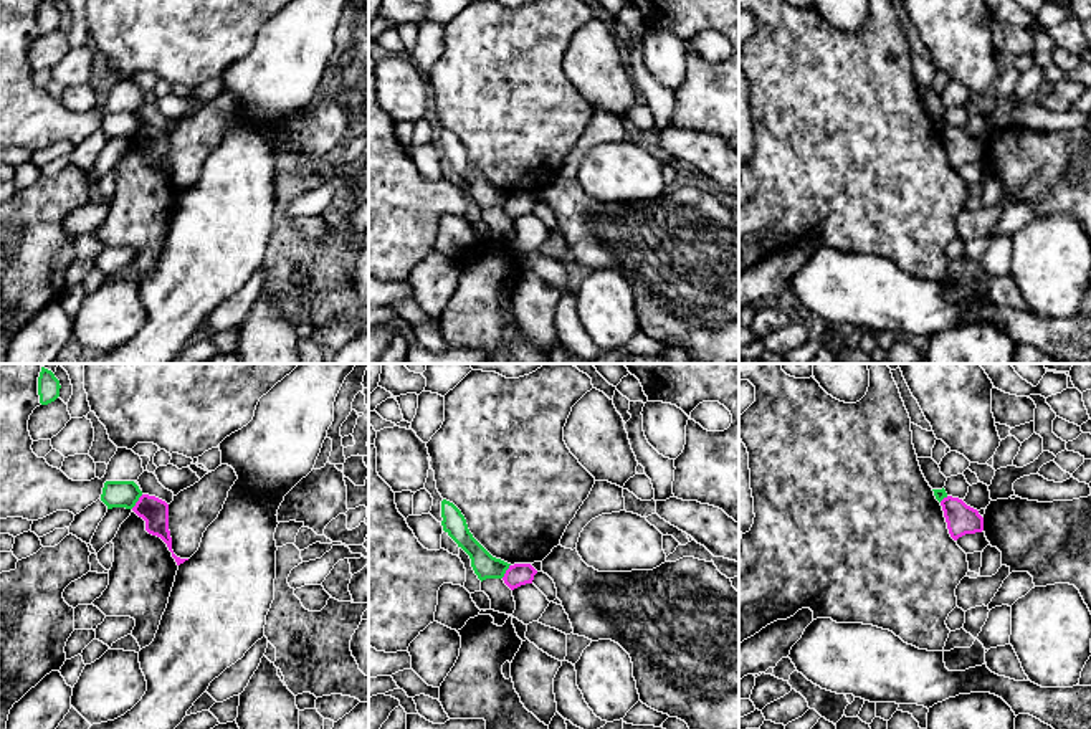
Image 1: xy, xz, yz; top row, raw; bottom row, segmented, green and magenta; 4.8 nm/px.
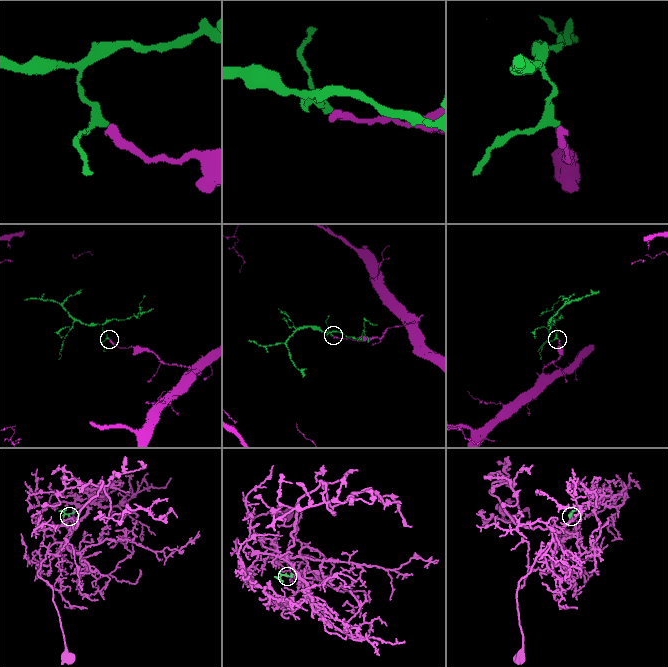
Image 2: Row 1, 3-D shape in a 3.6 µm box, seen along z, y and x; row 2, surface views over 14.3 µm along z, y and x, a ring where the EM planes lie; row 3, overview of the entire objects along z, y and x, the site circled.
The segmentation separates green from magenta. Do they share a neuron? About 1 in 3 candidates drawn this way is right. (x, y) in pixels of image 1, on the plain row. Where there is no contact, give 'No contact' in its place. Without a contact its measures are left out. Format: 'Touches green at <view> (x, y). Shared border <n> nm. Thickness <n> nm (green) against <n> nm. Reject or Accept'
Touches green at xy (138, 129). Shared border 90 nm. Thickness 130 nm (green) against 140 nm. Reject

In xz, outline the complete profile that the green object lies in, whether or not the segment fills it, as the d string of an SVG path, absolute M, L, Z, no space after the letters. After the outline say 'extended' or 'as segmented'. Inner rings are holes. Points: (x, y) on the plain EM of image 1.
M441 131L443 160L461 177L471 188L471 197L478 208L503 208L511 193L493 187L469 162L461 141L450 131Z; as segmented

